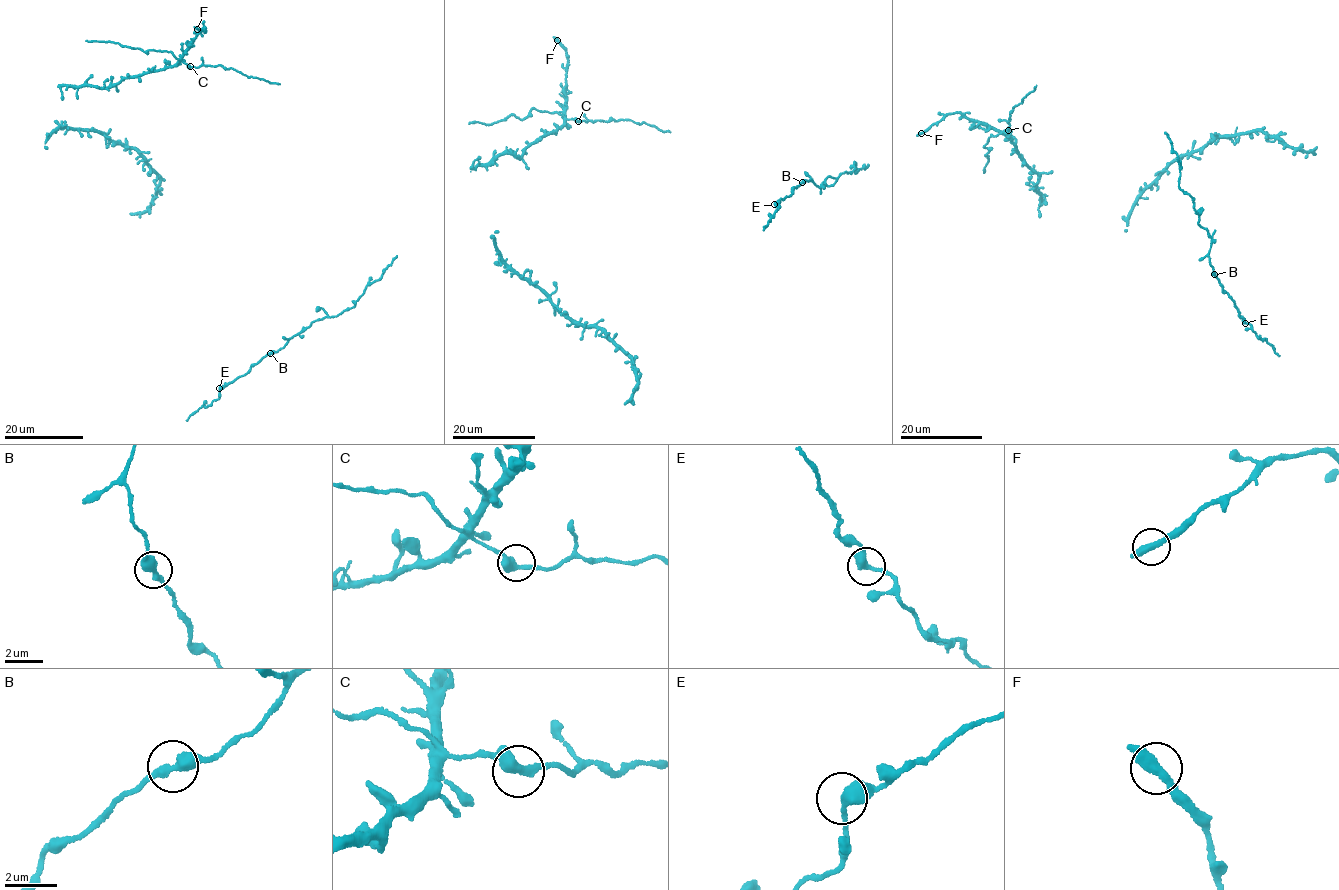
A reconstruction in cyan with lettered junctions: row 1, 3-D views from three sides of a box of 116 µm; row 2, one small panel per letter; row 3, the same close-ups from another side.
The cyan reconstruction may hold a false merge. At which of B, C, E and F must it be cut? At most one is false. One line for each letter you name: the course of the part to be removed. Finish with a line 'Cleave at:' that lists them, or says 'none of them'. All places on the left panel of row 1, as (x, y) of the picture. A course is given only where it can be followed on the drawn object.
B: (271, 353), (312, 322), (336, 316), (353, 306), (366, 286), (381, 277), (397, 255)
Cleave at: B

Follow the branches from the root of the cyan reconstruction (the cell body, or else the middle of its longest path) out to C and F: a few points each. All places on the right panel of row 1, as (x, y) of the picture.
C: (1016, 106), (1009, 112), (1008, 130)
F: (1016, 106), (1009, 112), (1007, 132), (986, 127), (955, 112), (921, 133)

